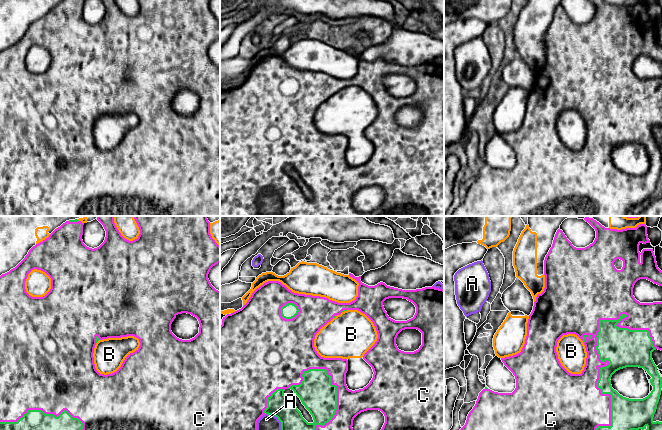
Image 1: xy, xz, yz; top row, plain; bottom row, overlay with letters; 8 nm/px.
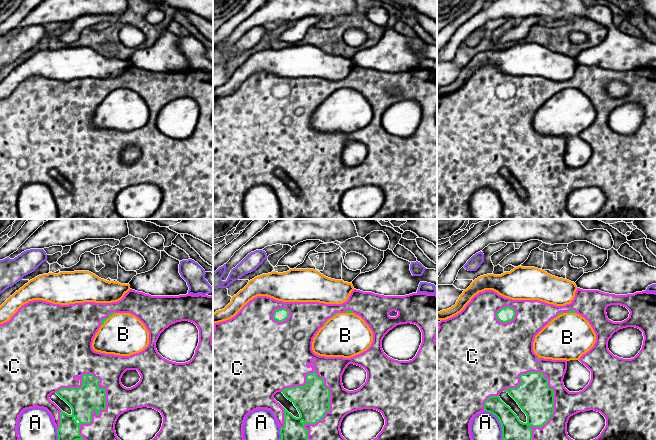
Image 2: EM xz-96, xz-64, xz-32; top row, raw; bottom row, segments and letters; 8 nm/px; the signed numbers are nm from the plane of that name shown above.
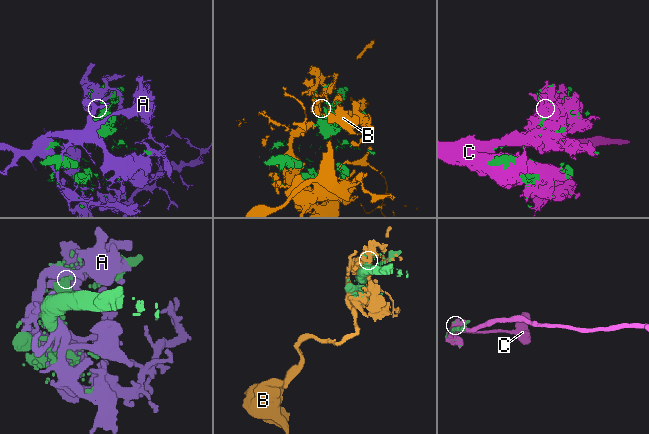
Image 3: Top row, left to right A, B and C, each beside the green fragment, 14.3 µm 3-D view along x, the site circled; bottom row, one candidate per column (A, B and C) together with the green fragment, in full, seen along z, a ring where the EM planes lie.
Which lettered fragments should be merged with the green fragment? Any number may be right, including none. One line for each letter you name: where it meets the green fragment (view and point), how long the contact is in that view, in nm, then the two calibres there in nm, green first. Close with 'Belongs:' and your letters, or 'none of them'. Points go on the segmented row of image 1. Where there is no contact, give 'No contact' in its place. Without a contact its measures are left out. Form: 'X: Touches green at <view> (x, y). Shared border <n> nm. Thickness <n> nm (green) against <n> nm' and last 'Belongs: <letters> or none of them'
C: Touches green at yz (602, 367). Shared border 950 nm. Thickness 320 nm (green) against 260 nm
Belongs: C

